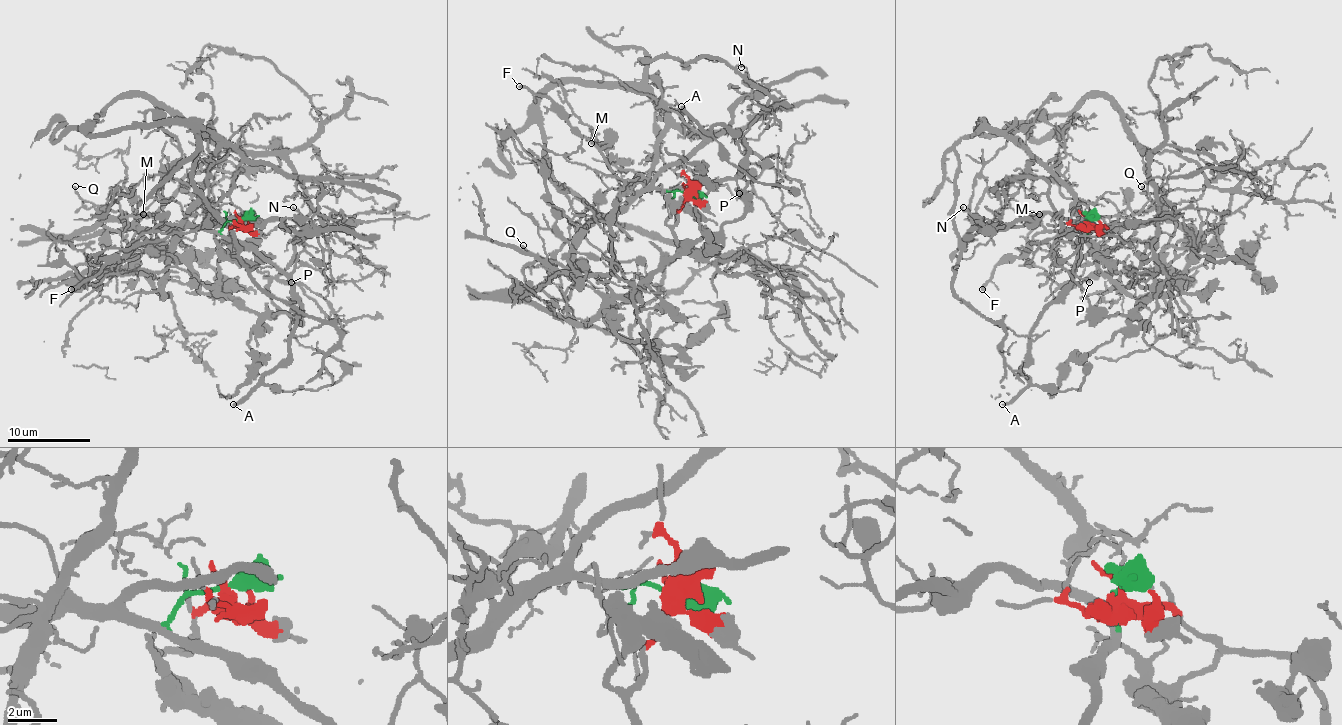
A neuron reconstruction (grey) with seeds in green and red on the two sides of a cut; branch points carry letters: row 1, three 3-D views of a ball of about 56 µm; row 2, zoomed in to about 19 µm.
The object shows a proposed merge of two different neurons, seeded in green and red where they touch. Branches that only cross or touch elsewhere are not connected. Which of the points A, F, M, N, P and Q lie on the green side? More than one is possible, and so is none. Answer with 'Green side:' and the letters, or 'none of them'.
Green side: A, F, M, N, P, Q

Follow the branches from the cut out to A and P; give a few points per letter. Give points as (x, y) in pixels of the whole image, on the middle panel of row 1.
A: (687, 193), (669, 191), (733, 179), (747, 148), (737, 133), (723, 125), (706, 131), (681, 107)
P: (687, 193), (669, 191), (694, 185), (712, 185), (729, 179), (737, 183), (739, 193)

